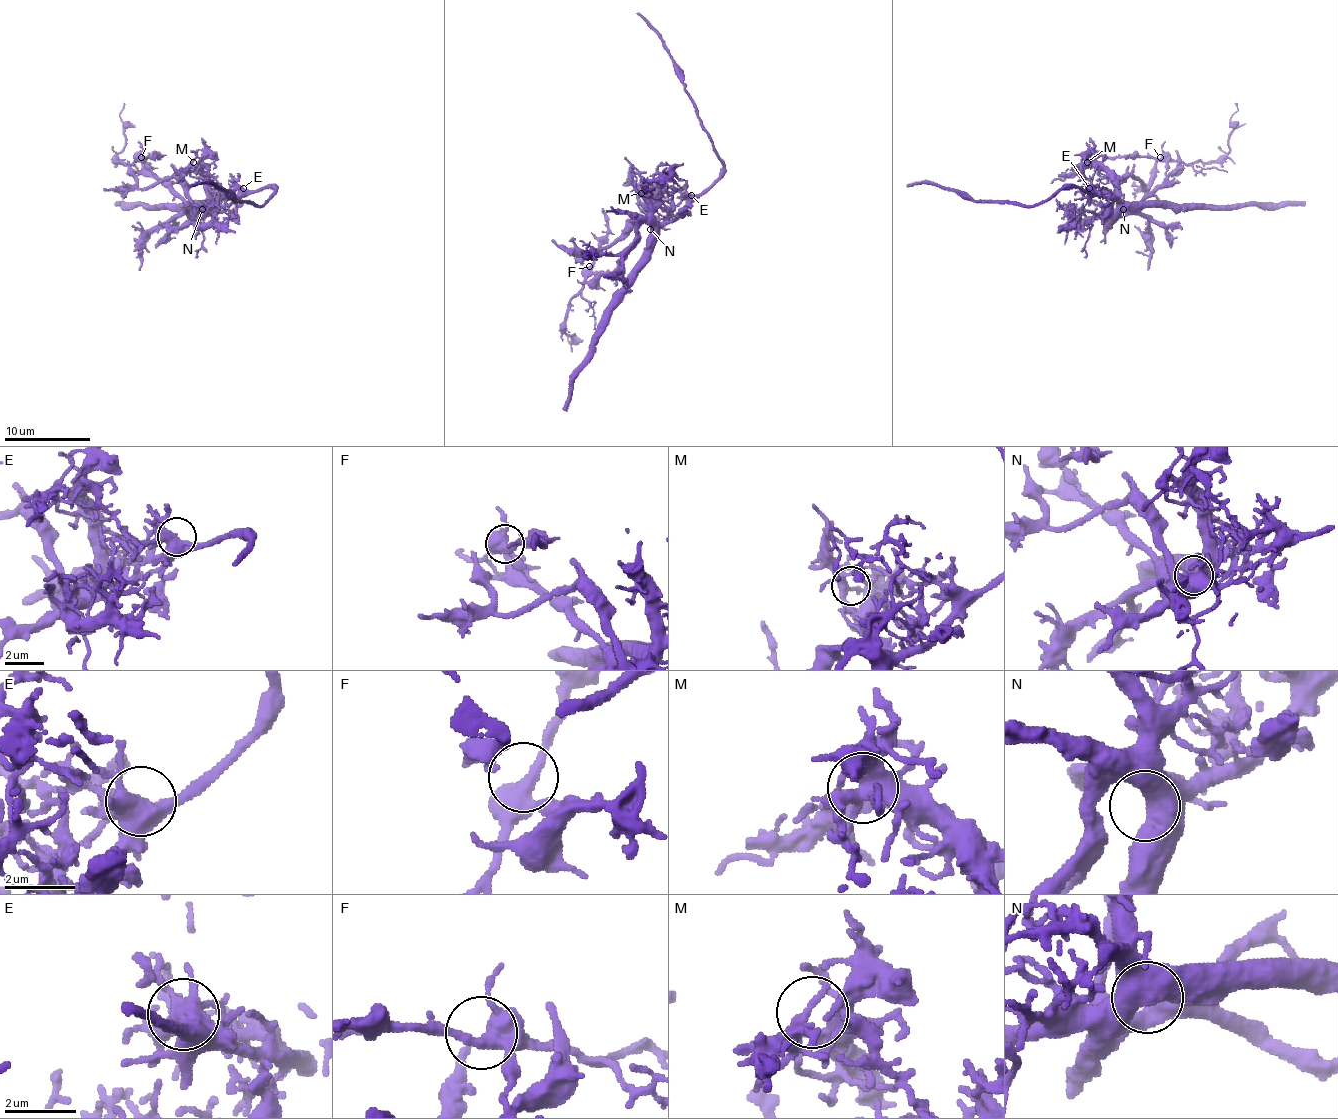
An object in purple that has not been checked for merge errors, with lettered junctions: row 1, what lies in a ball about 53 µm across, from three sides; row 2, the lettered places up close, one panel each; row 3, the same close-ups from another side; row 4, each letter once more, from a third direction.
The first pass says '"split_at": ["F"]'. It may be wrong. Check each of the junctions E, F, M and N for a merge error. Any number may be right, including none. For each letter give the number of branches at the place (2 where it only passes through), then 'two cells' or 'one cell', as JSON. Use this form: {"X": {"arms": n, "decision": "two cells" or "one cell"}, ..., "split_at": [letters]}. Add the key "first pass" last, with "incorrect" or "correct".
{"E": {"arms": 8, "decision": "one cell"}, "F": {"arms": 4, "decision": "one cell"}, "M": {"arms": 2, "decision": "one cell"}, "N": {"arms": 2, "decision": "one cell"}, "split_at": [], "first pass": "incorrect"}

